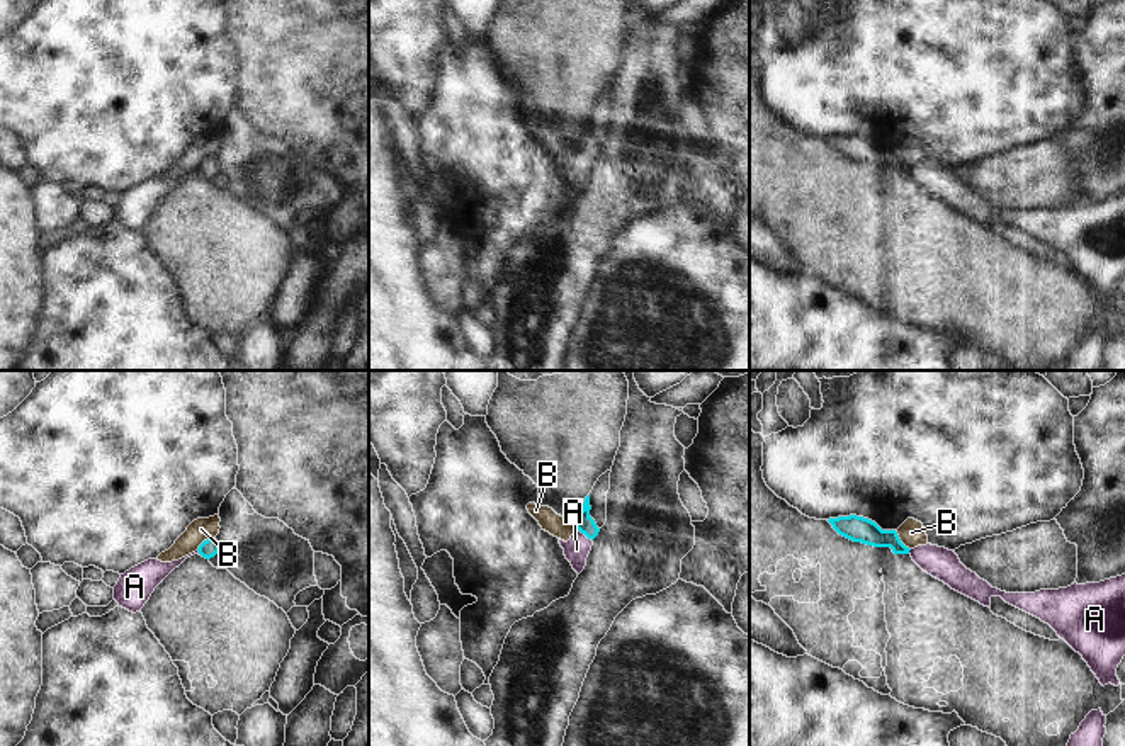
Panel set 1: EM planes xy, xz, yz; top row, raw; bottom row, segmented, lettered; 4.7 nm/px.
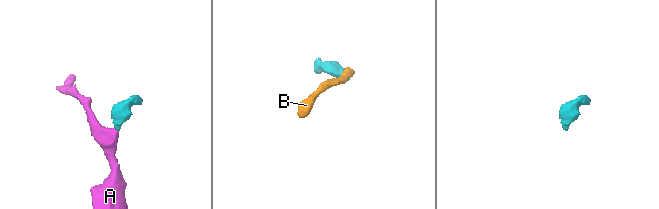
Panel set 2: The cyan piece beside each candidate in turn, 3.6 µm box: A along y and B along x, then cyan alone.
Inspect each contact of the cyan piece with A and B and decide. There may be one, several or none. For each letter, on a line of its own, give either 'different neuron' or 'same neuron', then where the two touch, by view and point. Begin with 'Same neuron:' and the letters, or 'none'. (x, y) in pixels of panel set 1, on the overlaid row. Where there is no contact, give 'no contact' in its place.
Same neuron: A
A: same neuron | xz (585, 534)
B: different neuron | xy (204, 541)

